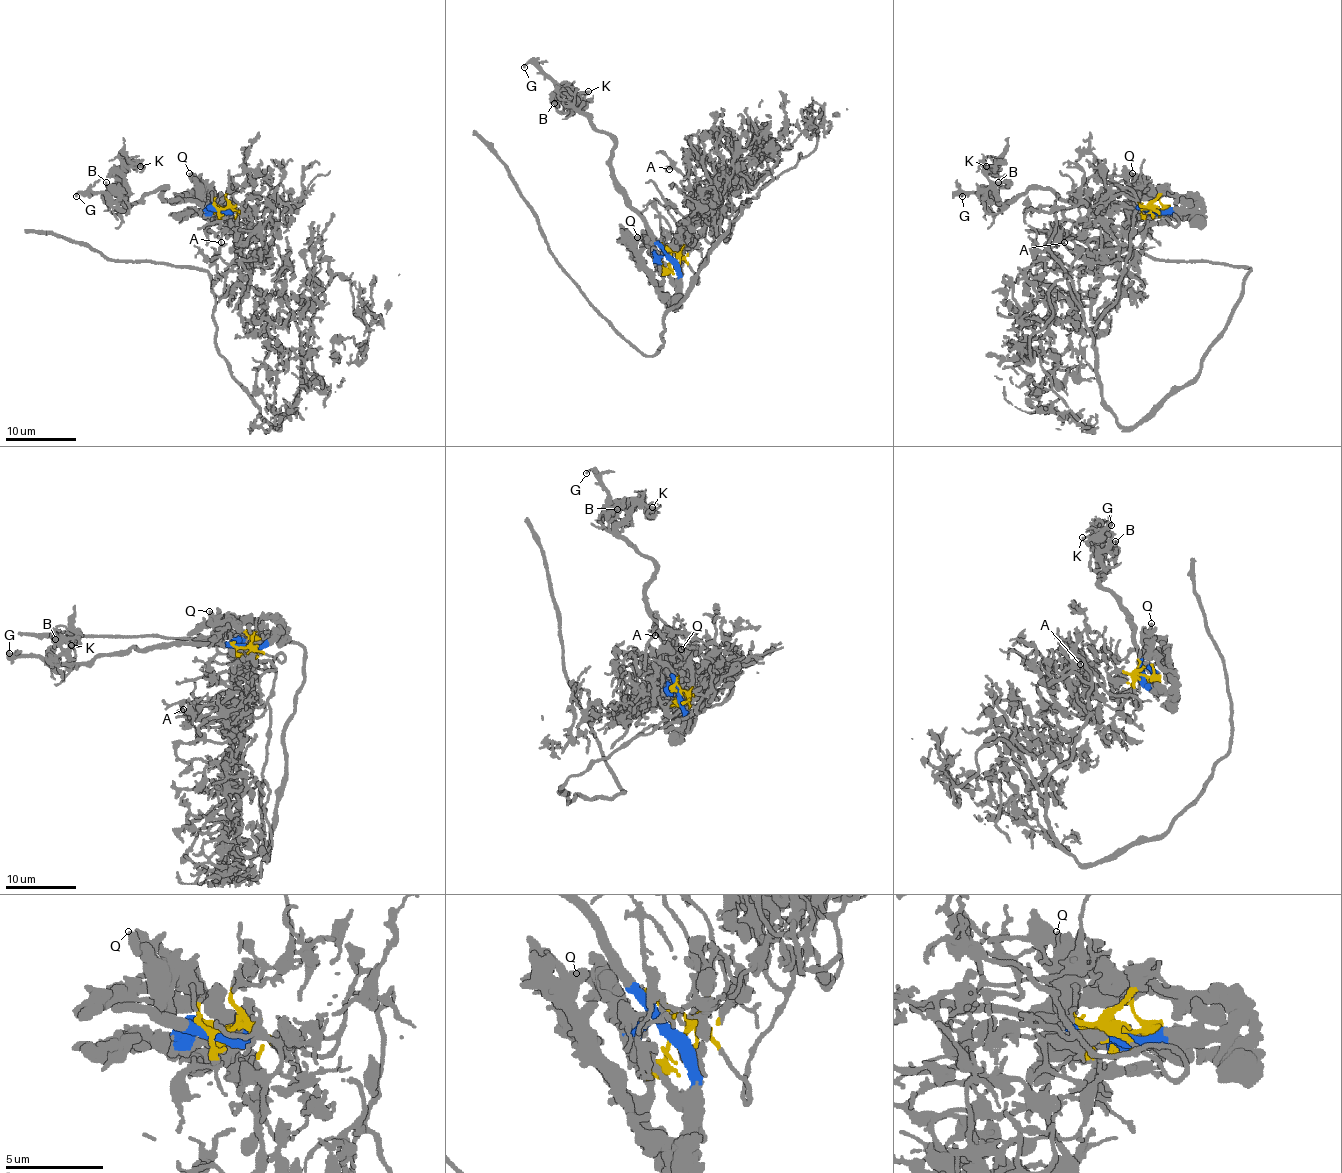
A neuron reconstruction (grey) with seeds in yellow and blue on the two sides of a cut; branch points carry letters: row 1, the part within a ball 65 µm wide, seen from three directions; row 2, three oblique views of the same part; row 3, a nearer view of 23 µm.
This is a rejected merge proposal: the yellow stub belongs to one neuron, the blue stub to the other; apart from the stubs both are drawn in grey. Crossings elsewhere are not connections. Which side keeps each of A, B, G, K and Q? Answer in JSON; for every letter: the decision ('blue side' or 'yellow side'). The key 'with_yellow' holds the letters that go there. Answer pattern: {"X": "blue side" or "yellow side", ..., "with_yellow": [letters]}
{"A": "yellow side", "B": "blue side", "G": "blue side", "K": "blue side", "Q": "blue side", "with_yellow": ["A"]}

